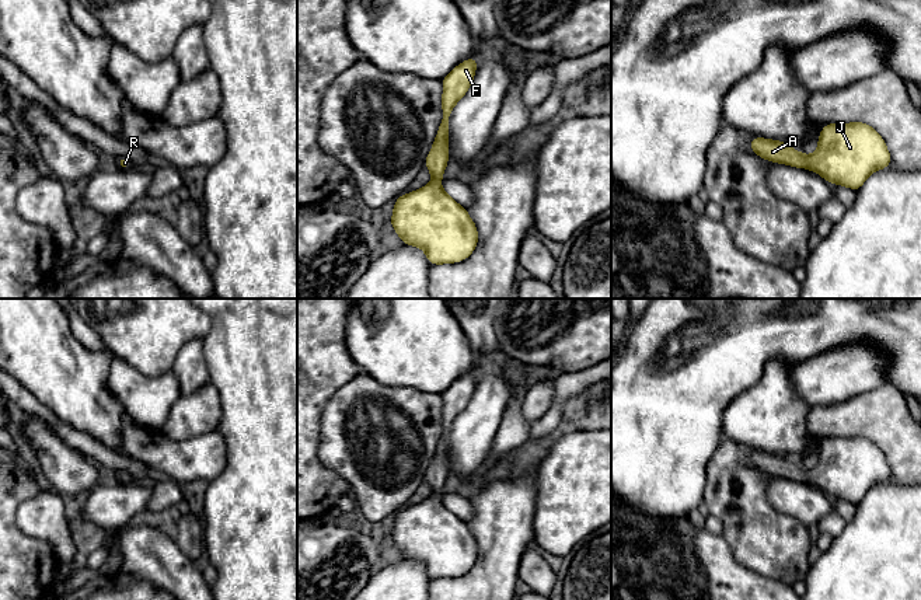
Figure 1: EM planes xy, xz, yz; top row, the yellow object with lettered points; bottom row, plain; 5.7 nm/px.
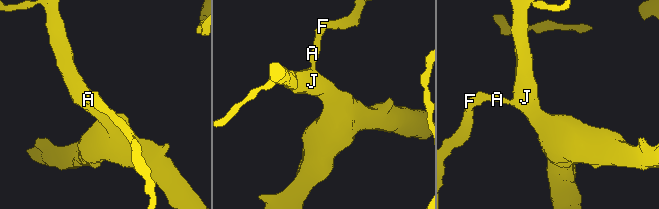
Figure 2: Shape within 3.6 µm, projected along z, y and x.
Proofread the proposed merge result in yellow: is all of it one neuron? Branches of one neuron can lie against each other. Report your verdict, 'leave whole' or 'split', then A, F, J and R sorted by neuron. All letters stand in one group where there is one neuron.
leave whole; groups A F J R

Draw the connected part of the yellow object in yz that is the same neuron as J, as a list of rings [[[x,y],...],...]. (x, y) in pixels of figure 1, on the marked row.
[[[864,122],[828,123],[823,126],[817,139],[819,147],[812,156],[796,151],[786,143],[764,137],[750,139],[750,149],[764,160],[786,164],[796,168],[807,168],[821,175],[827,182],[848,186],[858,191],[876,170],[885,170],[892,163],[892,156],[882,136]]]

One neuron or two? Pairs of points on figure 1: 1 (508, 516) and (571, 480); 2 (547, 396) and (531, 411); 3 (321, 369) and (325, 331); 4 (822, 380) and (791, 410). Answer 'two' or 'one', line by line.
1: two
2: one
3: one
4: two

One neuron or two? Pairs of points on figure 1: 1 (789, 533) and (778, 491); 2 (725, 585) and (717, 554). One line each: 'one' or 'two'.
1: two
2: one

